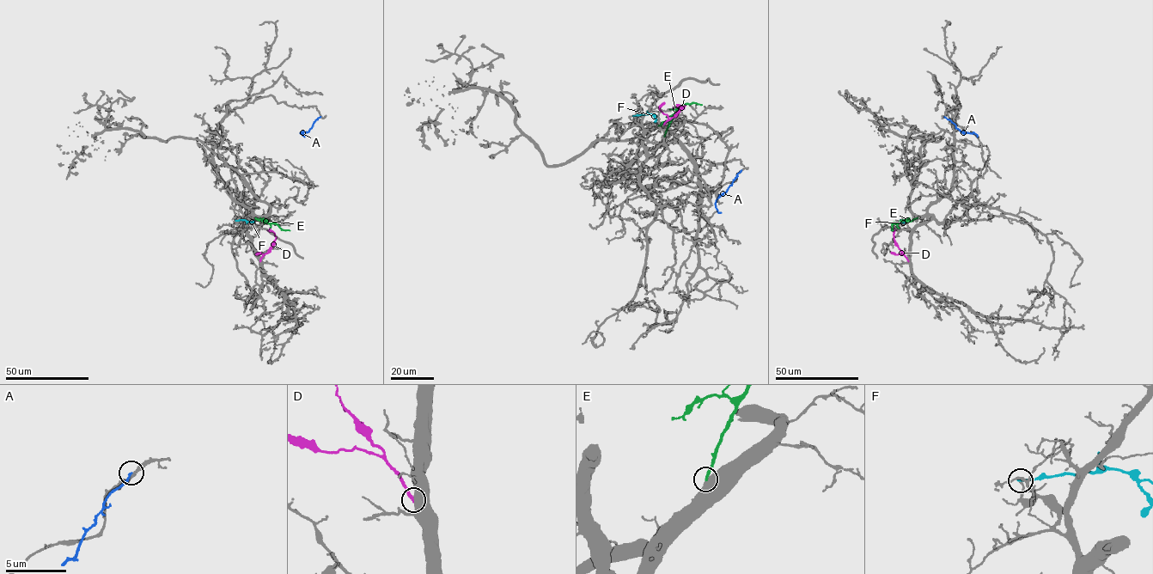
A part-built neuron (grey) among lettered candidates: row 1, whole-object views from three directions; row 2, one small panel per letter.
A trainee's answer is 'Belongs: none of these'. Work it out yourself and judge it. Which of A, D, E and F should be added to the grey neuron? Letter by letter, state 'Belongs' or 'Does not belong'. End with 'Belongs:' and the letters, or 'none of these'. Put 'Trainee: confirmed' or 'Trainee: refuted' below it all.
A: Does not belong
D: Does not belong
E: Belongs
F: Does not belong
Belongs: E
Trainee: refuted

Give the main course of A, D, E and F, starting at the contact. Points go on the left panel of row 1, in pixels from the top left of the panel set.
A: (320, 117), (308, 131), (300, 133), (304, 137)
D: (260, 261), (276, 237), (273, 232), (267, 230)
E: (260, 217), (289, 230)
F: (235, 220), (253, 222)

